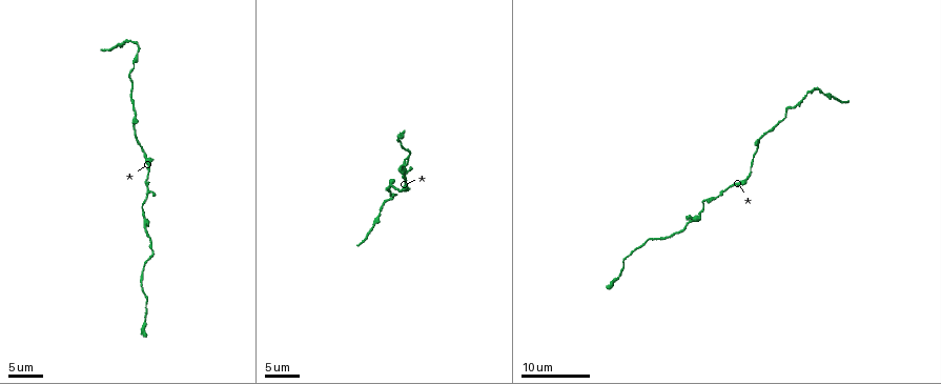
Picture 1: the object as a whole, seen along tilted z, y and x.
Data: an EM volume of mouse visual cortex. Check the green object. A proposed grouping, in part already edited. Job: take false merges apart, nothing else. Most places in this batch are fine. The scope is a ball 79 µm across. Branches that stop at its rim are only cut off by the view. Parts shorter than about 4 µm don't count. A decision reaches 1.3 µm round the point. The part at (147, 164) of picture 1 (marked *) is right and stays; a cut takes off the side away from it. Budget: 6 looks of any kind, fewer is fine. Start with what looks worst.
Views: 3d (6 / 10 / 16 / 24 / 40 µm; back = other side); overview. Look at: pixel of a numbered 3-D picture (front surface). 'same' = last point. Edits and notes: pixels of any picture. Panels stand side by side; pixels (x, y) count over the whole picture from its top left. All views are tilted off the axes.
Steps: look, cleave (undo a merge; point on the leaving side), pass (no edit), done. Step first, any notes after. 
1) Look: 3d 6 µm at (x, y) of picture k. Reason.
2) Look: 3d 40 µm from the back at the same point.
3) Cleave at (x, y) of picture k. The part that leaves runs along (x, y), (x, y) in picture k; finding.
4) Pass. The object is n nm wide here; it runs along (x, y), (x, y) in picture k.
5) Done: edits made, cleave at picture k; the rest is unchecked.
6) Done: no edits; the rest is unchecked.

Look: 3d 24 µm at (128, 72) of picture 1. Sudden change in width.

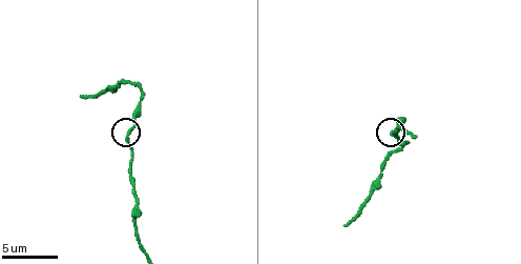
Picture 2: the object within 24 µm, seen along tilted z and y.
Look: 3d 10 µm at (127, 130) of picture 2.

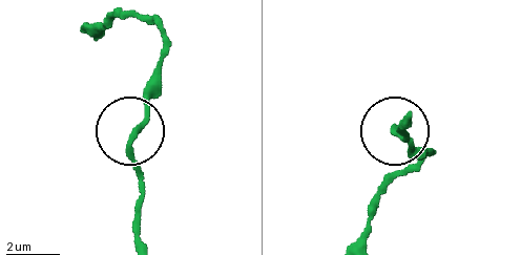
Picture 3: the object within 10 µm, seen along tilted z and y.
Pass. It runs along (143, 240), (134, 135), (160, 59) in picture 3; one cell here.

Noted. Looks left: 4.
Look: 3d 6 µm at (138, 228) of picture 2. Calibre changes.

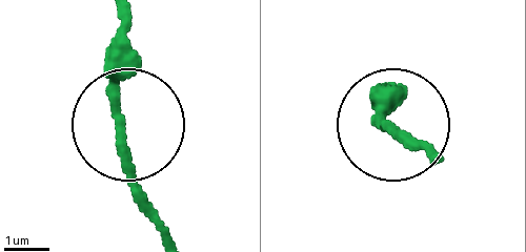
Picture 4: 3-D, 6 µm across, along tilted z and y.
Pass. It runs along (160, 234), (115, 95), (115, 25) in picture 4; one cell here.

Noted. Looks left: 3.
Look: 3d 10 µm at (117, 85) of picture 2. Calibre changes.

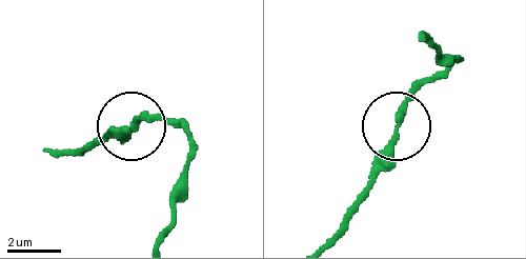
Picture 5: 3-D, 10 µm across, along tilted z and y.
Look: 3d 6 µm at (396, 130) of picture 5. Zoom in.

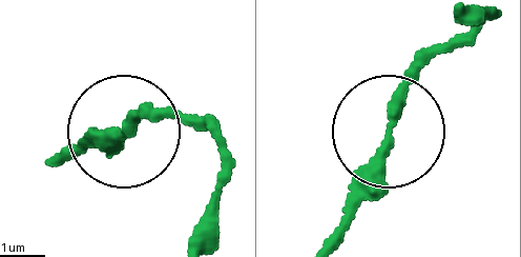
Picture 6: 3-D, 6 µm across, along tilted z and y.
Pass. The object is 250 nm wide here; it runs along (217, 149), (206, 127), (165, 113), (68, 156) in picture 6; continuous, no second cell.

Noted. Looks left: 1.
Done: no edits; the rest is unchecked.

